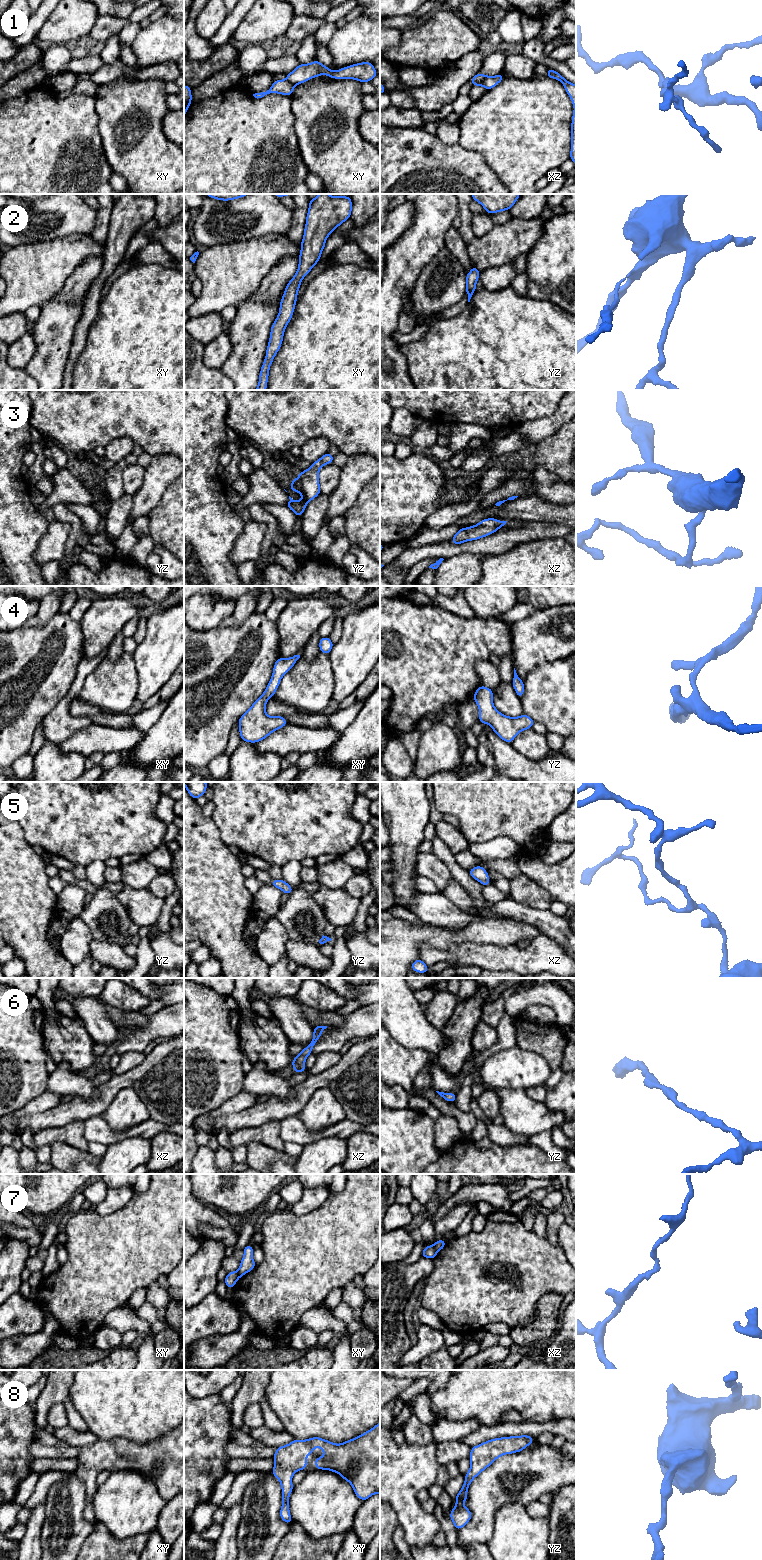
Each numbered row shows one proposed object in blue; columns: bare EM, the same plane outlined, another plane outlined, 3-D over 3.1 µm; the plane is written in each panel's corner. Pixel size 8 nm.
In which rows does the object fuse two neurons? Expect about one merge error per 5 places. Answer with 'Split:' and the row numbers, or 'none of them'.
Split: 1, 7

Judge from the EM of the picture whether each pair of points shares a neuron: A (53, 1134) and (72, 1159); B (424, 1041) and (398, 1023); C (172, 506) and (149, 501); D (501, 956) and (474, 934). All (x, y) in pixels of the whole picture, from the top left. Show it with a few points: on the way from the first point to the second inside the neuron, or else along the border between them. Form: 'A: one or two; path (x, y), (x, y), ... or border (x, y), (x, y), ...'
A: two; border (48, 1146), (55, 1141), (61, 1141), (80, 1150)
B: one; path (418, 1035), (404, 1023)
C: two; border (171, 483), (163, 493), (160, 502), (148, 515)
D: two; border (462, 944), (474, 943), (509, 946)

